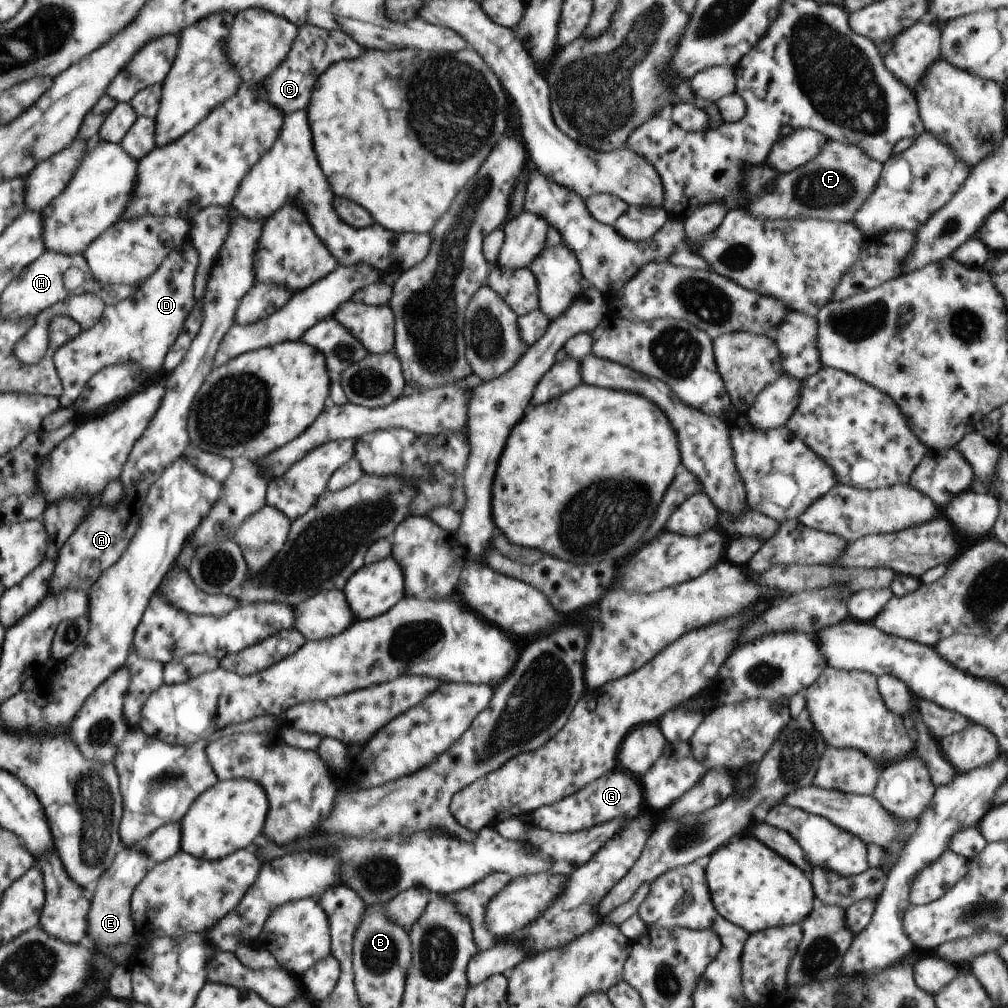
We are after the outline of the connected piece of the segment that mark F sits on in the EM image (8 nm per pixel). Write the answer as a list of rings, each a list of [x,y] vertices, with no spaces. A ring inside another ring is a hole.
[[[827,139],[821,151],[808,163],[777,178],[758,195],[745,210],[765,220],[822,219],[838,223],[850,222],[855,212],[874,192],[881,179],[883,163],[871,159],[853,144]]]

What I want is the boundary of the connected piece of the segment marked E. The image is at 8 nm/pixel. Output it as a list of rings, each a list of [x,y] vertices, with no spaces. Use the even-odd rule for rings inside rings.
[[[122,848],[113,860],[113,866],[101,876],[97,890],[93,893],[92,911],[89,913],[88,938],[94,942],[97,950],[105,957],[114,960],[116,965],[128,964],[128,958],[133,953],[135,936],[138,935],[132,917],[132,896],[148,870],[151,862],[146,852],[138,849]]]

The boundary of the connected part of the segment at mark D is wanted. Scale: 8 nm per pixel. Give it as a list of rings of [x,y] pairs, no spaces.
[[[186,244],[186,248],[178,248],[178,252],[174,252],[174,256],[166,260],[166,264],[162,264],[162,272],[158,272],[158,276],[150,275],[150,280],[146,279],[146,284],[139,283],[136,294],[130,295],[128,299],[121,300],[118,304],[105,305],[102,316],[90,330],[82,330],[76,339],[62,346],[55,355],[57,372],[64,382],[64,392],[58,397],[61,406],[71,407],[98,371],[104,371],[106,367],[118,363],[136,363],[145,375],[150,377],[150,381],[164,374],[162,364],[165,364],[166,355],[183,333],[184,324],[188,321],[186,316],[190,316],[196,302],[194,293],[196,292],[196,274],[199,269],[200,257],[197,248],[193,244]]]

